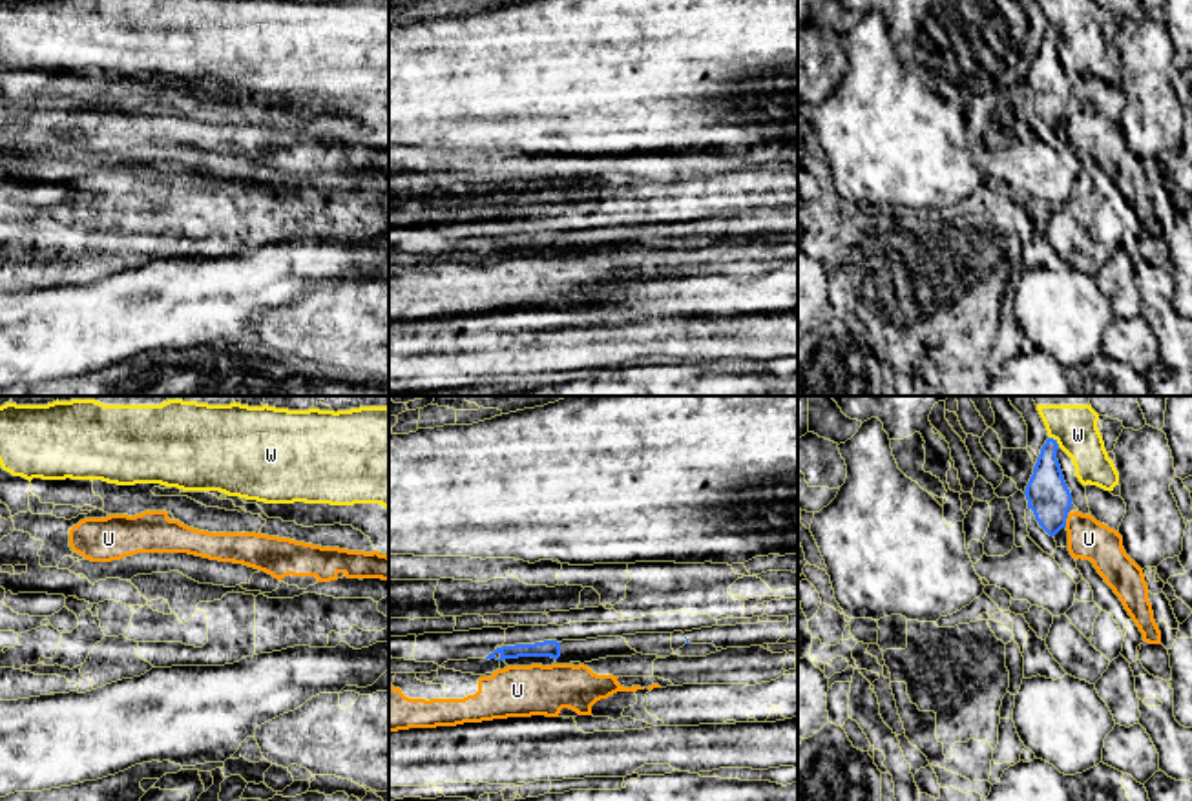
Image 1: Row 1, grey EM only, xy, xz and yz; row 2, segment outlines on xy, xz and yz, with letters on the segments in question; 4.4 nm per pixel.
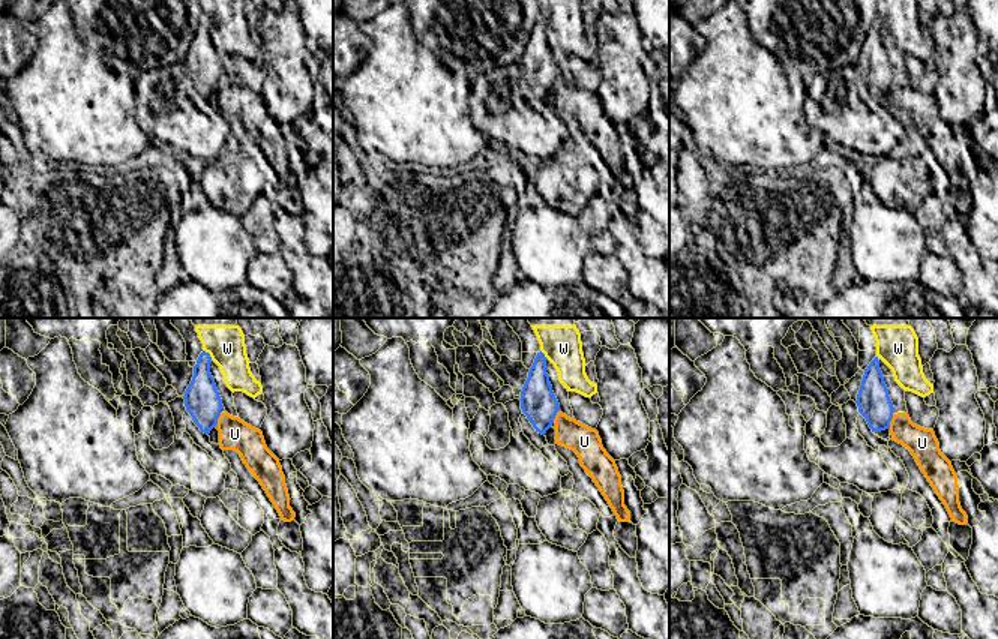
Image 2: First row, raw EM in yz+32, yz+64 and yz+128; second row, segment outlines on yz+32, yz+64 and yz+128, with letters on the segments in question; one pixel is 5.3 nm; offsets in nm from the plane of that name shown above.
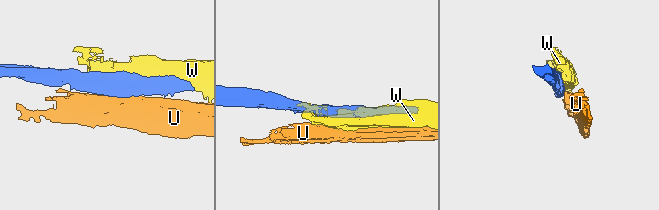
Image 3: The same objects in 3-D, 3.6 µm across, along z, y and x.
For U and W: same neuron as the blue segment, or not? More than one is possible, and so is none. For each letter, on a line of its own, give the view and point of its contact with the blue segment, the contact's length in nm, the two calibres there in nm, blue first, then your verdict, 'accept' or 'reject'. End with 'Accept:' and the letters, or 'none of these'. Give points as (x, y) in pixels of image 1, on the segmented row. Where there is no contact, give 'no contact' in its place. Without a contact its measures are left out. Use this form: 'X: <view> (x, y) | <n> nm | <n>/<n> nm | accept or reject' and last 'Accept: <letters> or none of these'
U: yz (1065, 520) | 60 nm | 190/180 nm | reject
W: yz (1056, 442) | 60 nm | 190/200 nm | reject
Accept: none of these

